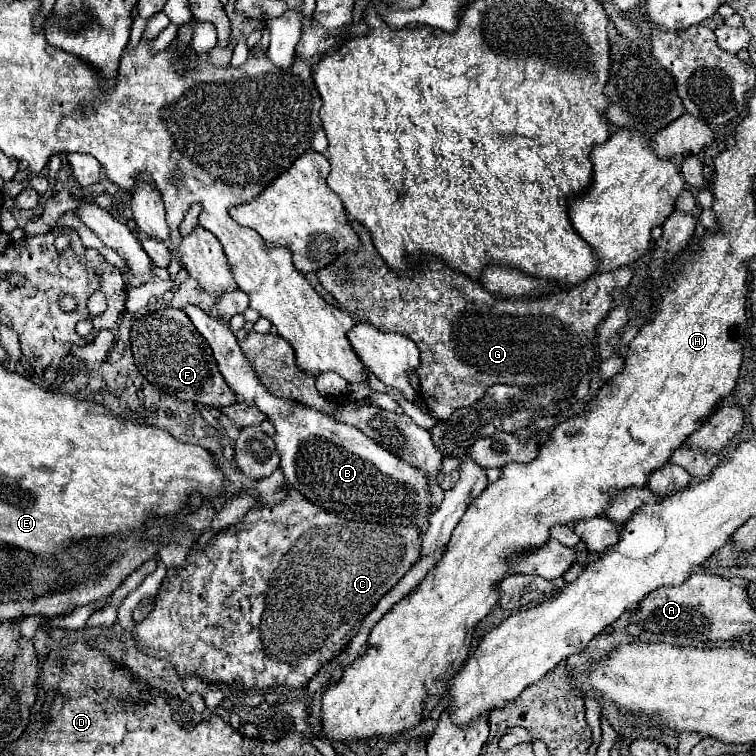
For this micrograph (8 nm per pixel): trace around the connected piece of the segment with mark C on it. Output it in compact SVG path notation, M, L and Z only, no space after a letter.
M288 489L288 497L270 507L254 507L250 509L242 521L228 527L224 533L216 535L212 545L206 545L200 551L192 551L182 569L170 569L166 579L178 579L178 583L164 583L160 589L160 597L156 599L154 611L142 621L134 625L136 637L140 637L148 647L152 657L166 657L178 671L180 677L186 673L196 673L204 681L222 681L236 687L270 687L270 685L290 685L304 687L312 675L320 671L324 663L334 659L350 639L358 633L362 619L376 607L376 603L400 581L400 577L410 569L410 565L418 559L420 551L420 531L416 527L386 527L386 525L370 525L362 521L346 521L340 519L338 513L328 513L318 505L304 499L296 489Z

